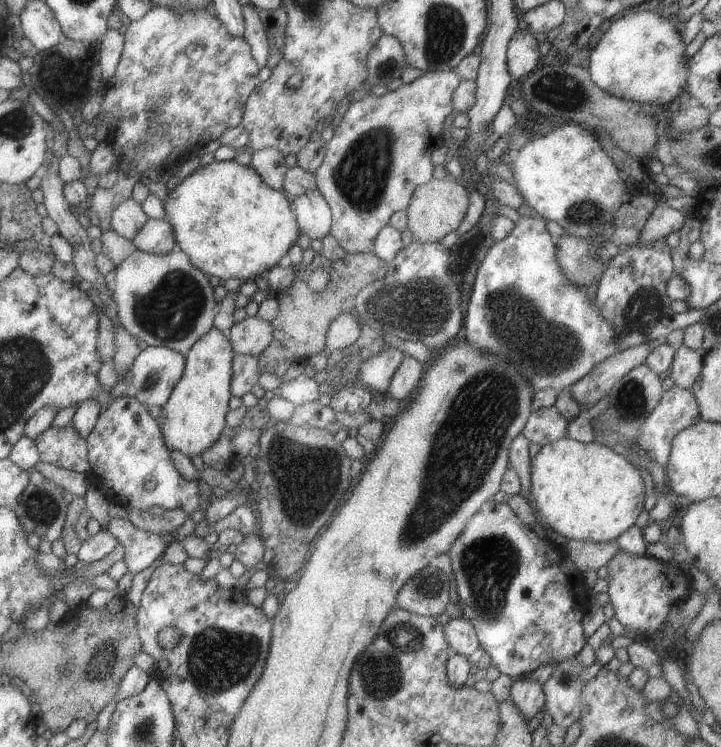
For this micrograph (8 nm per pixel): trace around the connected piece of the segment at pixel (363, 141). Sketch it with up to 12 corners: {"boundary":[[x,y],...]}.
{"boundary":[[453,70],[368,93],[313,172],[346,254],[433,179]]}

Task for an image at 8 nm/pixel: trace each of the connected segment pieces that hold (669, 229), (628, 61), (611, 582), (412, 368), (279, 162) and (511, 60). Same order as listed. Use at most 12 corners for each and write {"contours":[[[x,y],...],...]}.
{"contours":[[[662,200],[649,214],[638,242],[677,232],[687,215]],[[659,12],[611,23],[585,62],[622,100],[686,90],[680,32]],[[617,550],[605,566],[614,618],[662,630],[689,574],[675,562]],[[405,355],[389,380],[387,397],[406,403],[425,365]],[[275,148],[249,150],[250,166],[273,190],[282,190],[285,158]],[[529,29],[507,44],[507,74],[521,80],[537,68],[538,45]]]}

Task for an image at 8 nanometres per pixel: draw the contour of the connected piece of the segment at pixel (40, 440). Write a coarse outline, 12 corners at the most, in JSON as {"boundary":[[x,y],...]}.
{"boundary":[[73,424],[34,442],[41,463],[89,473],[86,442]]}

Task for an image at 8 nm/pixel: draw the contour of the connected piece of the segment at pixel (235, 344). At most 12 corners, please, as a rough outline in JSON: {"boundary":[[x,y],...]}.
{"boundary":[[246,317],[228,340],[234,354],[257,356],[272,342],[269,322]]}

